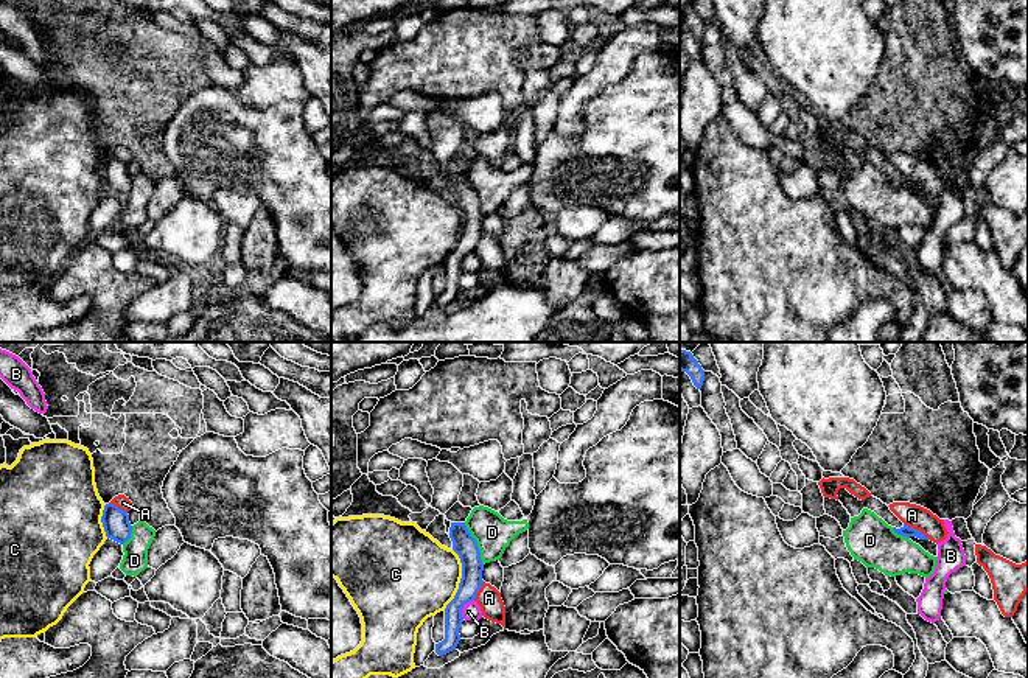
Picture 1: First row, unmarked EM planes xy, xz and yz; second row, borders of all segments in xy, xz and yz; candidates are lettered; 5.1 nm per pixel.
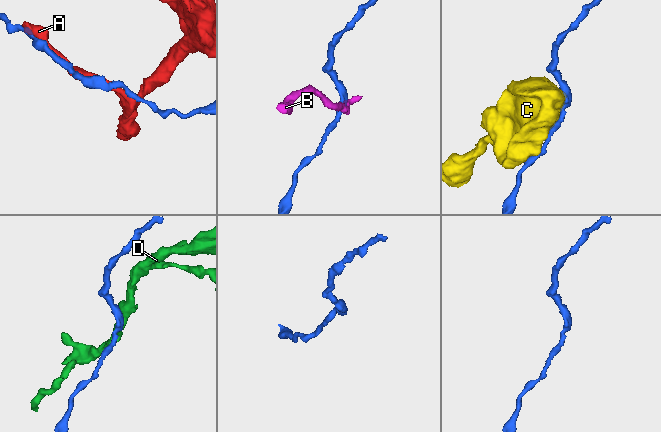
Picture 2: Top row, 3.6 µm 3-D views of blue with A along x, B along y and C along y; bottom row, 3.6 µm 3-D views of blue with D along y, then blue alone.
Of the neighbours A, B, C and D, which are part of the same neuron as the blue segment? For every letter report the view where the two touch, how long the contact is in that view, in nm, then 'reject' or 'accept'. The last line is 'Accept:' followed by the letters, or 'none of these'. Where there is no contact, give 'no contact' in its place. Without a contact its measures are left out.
A: yz | 160 nm | reject
B: xz | 120 nm | reject
C: xz | 320 nm | reject
D: xz | 240 nm | reject
Accept: none of these

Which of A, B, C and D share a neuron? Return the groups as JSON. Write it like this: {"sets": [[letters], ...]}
{"sets": [["A"], ["B"], ["C"], ["D"]]}

